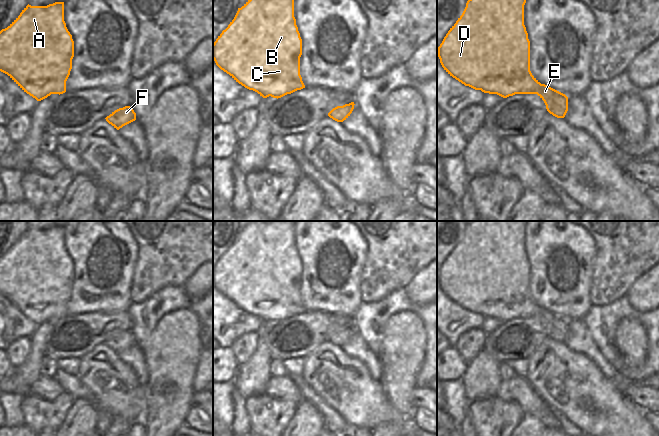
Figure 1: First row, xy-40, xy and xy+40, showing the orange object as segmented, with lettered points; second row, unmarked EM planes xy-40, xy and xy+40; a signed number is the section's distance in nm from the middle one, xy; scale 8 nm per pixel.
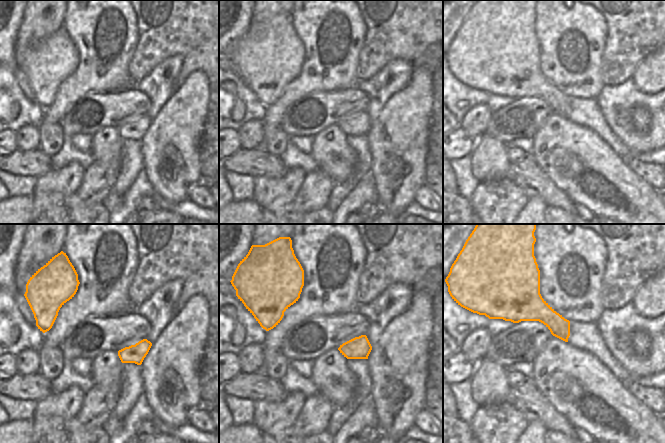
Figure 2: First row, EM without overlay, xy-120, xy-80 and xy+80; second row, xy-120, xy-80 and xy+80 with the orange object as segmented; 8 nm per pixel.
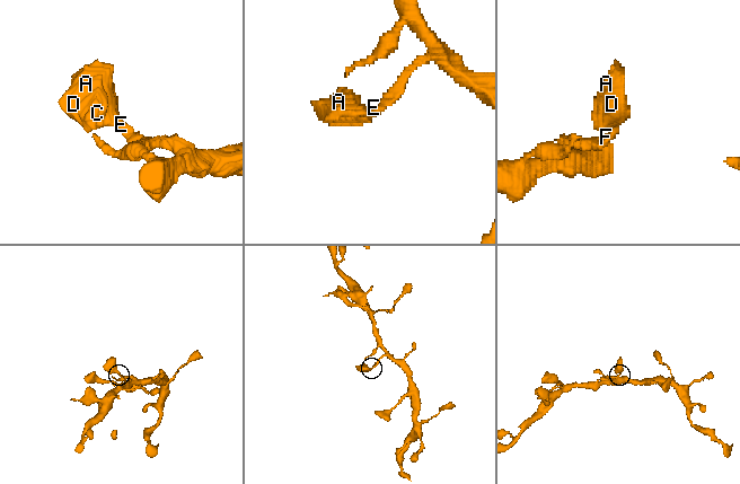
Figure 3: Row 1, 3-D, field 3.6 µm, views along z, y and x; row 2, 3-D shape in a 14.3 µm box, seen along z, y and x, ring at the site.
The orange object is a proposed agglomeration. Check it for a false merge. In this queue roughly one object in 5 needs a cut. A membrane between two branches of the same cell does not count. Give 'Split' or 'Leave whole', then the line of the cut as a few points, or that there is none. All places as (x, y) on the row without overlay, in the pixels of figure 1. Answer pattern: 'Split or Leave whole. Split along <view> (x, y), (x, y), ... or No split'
Leave whole. No split

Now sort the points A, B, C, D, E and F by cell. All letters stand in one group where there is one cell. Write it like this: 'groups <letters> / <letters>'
groups A B C D E F

